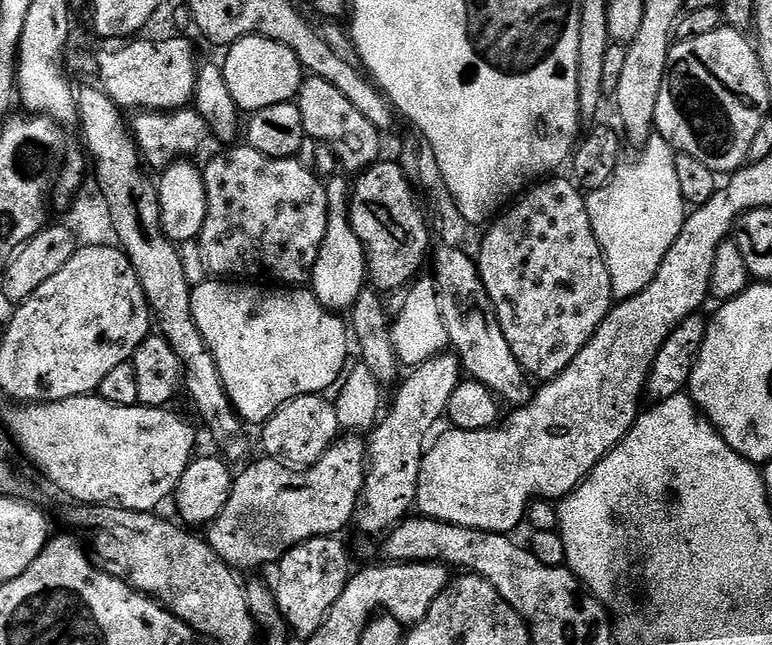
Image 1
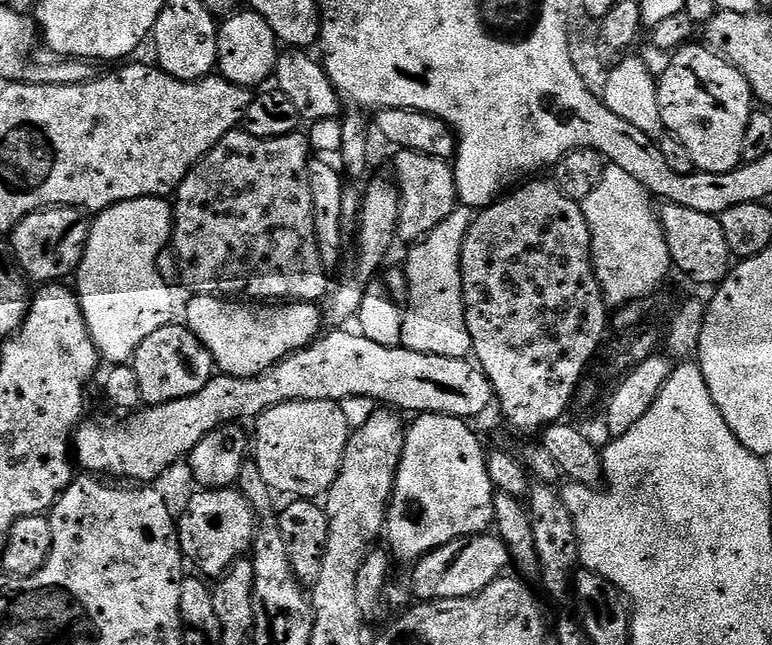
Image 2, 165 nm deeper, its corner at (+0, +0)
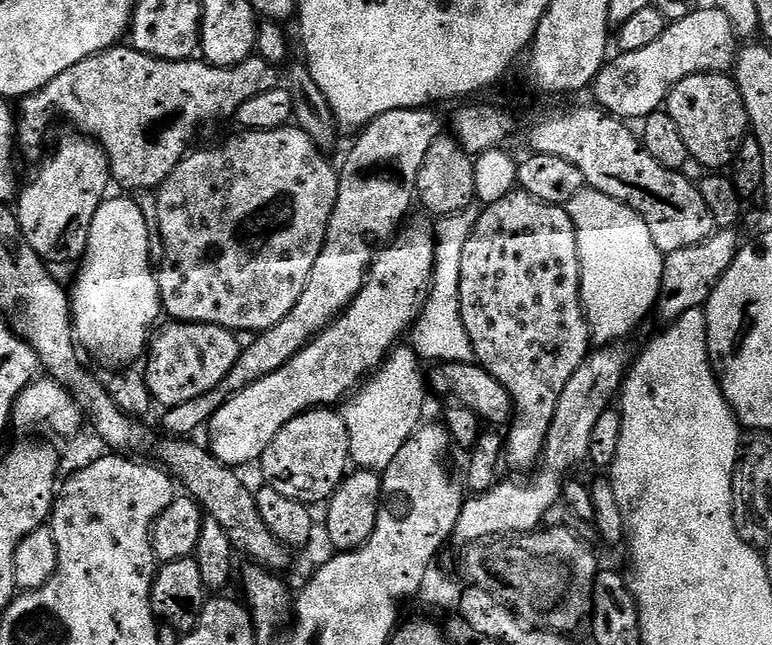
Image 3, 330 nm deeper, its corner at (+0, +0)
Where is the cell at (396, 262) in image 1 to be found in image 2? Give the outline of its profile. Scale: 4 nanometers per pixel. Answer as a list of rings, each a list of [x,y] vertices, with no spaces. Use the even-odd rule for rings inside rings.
[[[397,151],[395,183],[400,190],[400,222],[398,236],[402,241],[415,242],[424,239],[430,230],[437,228],[458,207],[456,174],[453,165],[446,160],[430,158],[430,154]]]

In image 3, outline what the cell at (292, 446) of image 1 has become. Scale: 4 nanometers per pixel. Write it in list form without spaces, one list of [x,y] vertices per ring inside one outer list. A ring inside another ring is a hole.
[[[328,406],[313,408],[294,417],[270,442],[258,461],[264,471],[263,483],[309,506],[327,501],[350,468],[346,422],[339,411]]]

